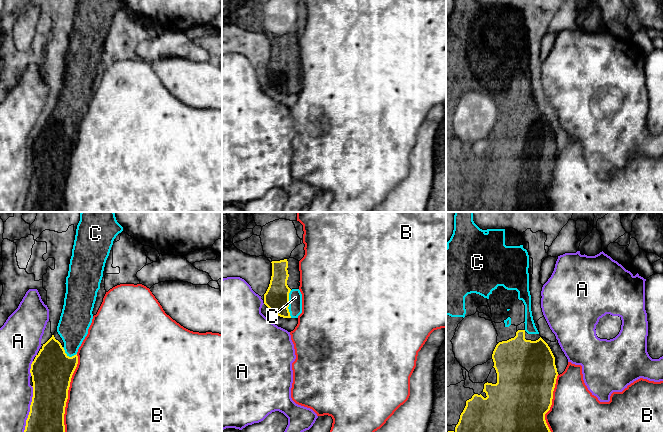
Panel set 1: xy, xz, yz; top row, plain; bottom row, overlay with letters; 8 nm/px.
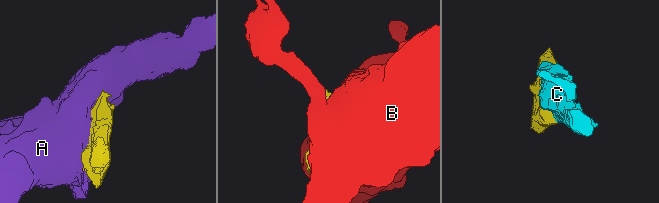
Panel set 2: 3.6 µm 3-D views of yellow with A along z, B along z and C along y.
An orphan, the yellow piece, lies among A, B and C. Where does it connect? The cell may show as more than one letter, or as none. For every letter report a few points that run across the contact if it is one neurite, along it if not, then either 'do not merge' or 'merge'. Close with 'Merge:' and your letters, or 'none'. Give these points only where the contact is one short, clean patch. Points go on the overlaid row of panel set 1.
A: do not merge
B: do not merge
C: xz (276, 298), (288, 304), (295, 297) | merge
Merge: C

